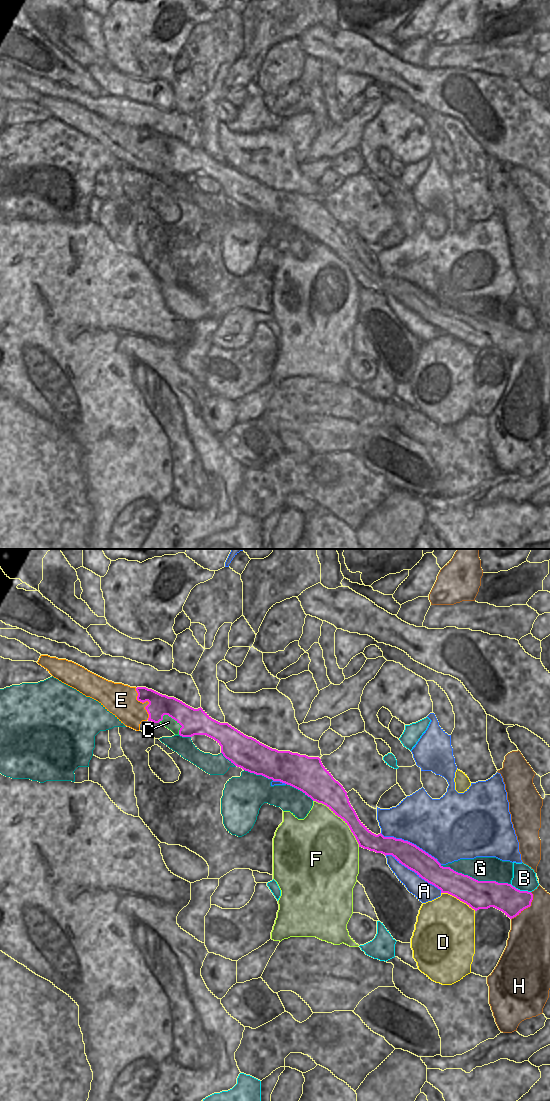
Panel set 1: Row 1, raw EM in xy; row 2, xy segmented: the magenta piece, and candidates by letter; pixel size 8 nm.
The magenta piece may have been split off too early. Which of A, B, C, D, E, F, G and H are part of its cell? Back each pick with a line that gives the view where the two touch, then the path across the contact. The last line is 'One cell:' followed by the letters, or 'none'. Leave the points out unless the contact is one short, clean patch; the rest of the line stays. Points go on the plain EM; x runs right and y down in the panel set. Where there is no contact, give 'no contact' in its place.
One cell: none

